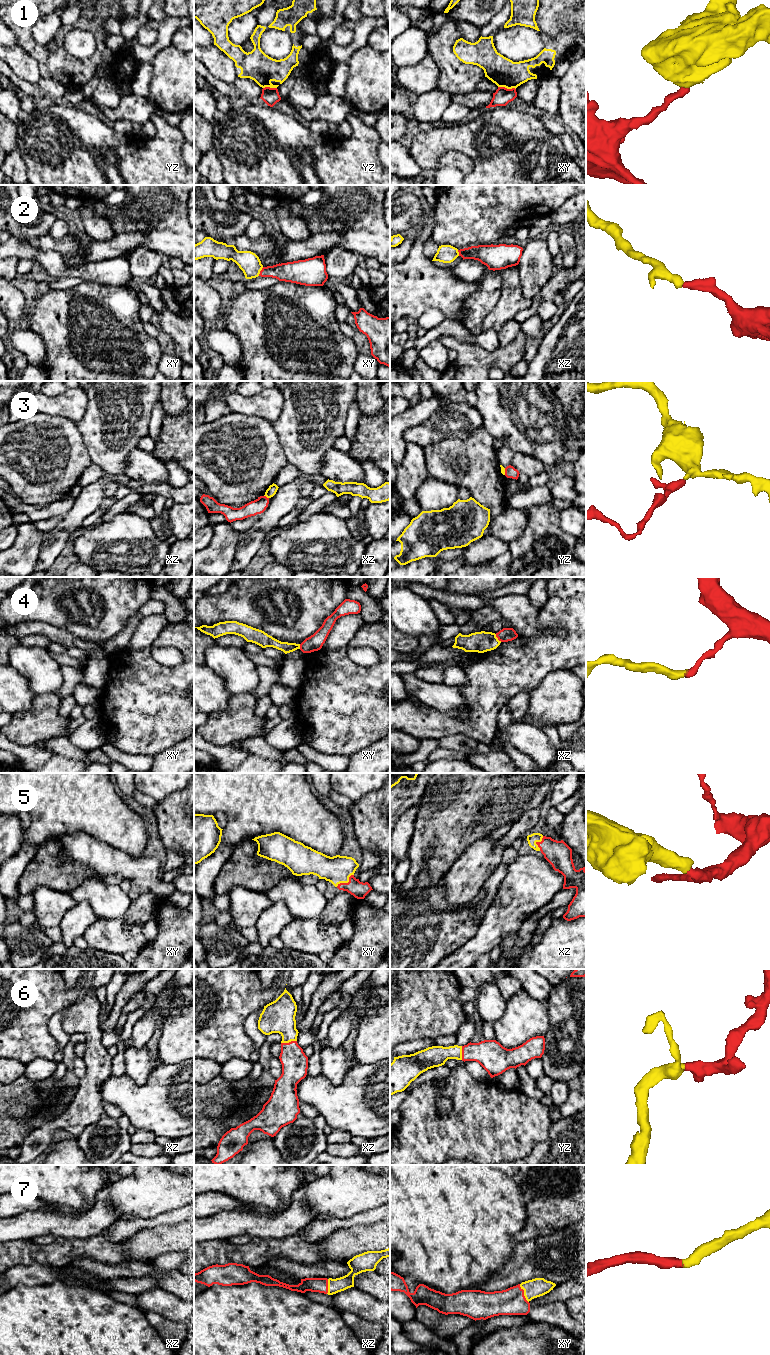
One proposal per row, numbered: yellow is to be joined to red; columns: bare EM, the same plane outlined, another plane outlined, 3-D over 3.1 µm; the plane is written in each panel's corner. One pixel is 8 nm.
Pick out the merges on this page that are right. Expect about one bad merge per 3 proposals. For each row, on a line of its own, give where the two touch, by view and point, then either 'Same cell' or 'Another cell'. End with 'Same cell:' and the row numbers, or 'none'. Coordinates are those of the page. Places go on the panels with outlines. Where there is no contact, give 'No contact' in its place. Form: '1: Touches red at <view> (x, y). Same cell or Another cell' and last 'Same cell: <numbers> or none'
1: Touches red at xy (506, 88). Another cell
2: Touches red at xy (260, 271). Same cell
3: Touches red at xz (265, 496). Another cell
4: Touches red at xz (497, 637). Another cell
5: Touches red at xy (346, 883). Same cell
6: Touches red at xz (289, 1042). Same cell
7: Touches red at xy (523, 1293). Same cell
Same cell: 2, 5, 6, 7

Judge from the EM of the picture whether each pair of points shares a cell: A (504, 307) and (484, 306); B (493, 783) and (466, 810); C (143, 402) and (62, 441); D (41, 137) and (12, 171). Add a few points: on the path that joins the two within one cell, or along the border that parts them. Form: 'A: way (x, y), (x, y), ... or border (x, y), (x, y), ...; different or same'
A: border (502, 285), (498, 302), (486, 316), (481, 327); different
B: way (486, 790), (473, 803); same
C: border (75, 423), (88, 454); different
D: border (17, 148), (27, 167), (28, 174); different

